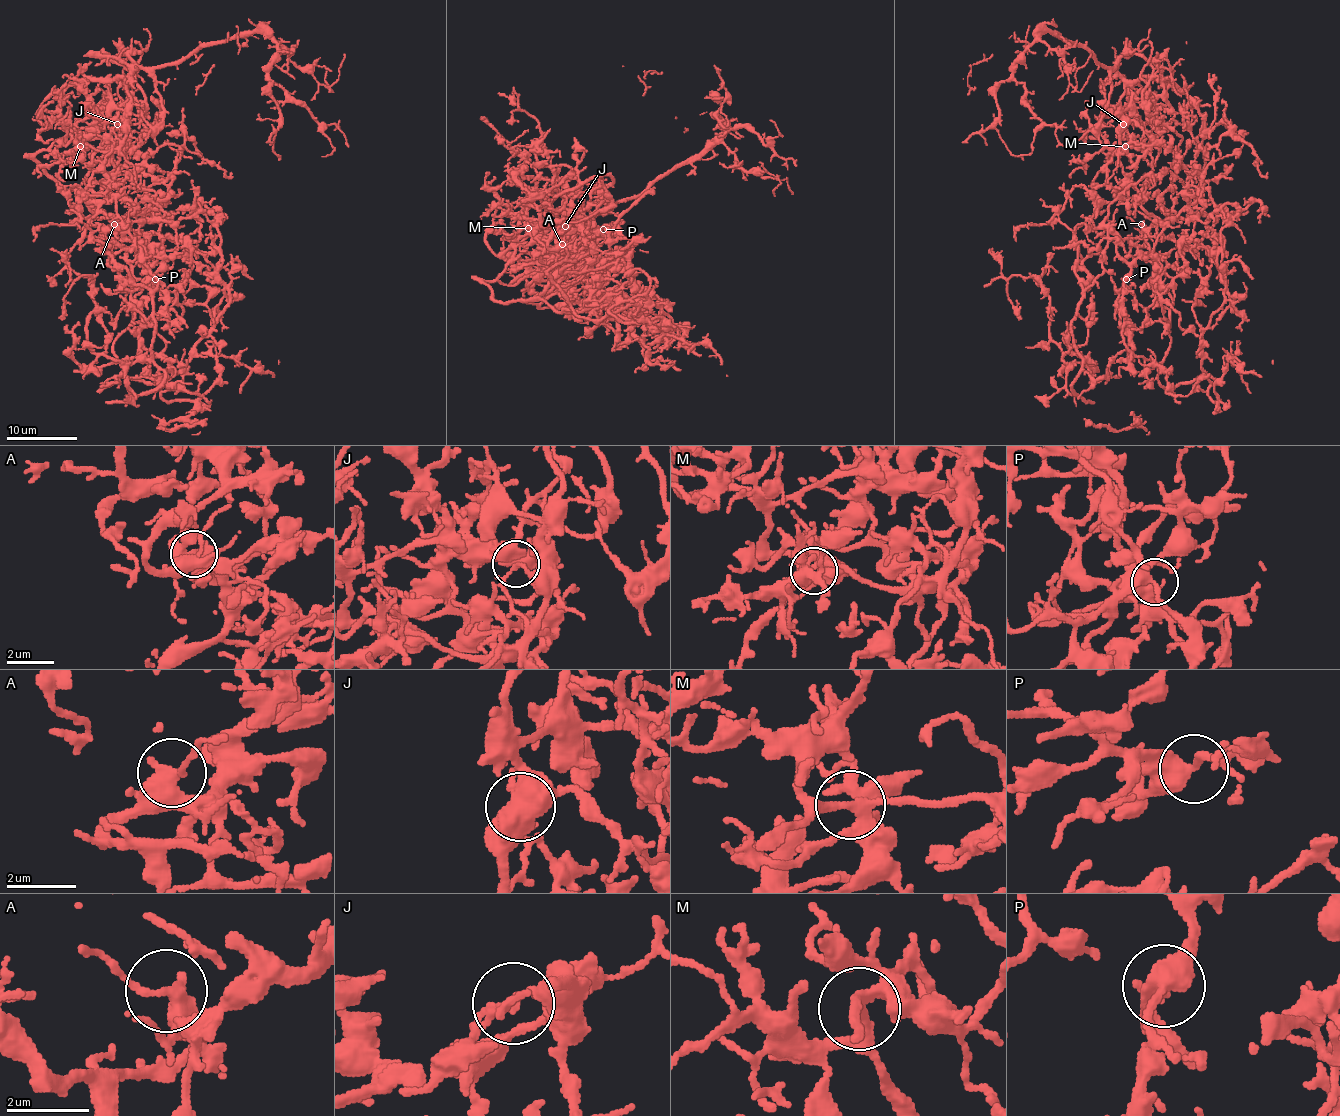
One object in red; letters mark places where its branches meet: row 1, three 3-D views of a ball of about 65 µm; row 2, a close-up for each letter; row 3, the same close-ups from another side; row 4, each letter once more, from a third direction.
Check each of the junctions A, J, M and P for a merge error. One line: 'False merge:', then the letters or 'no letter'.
False merge: J, P

